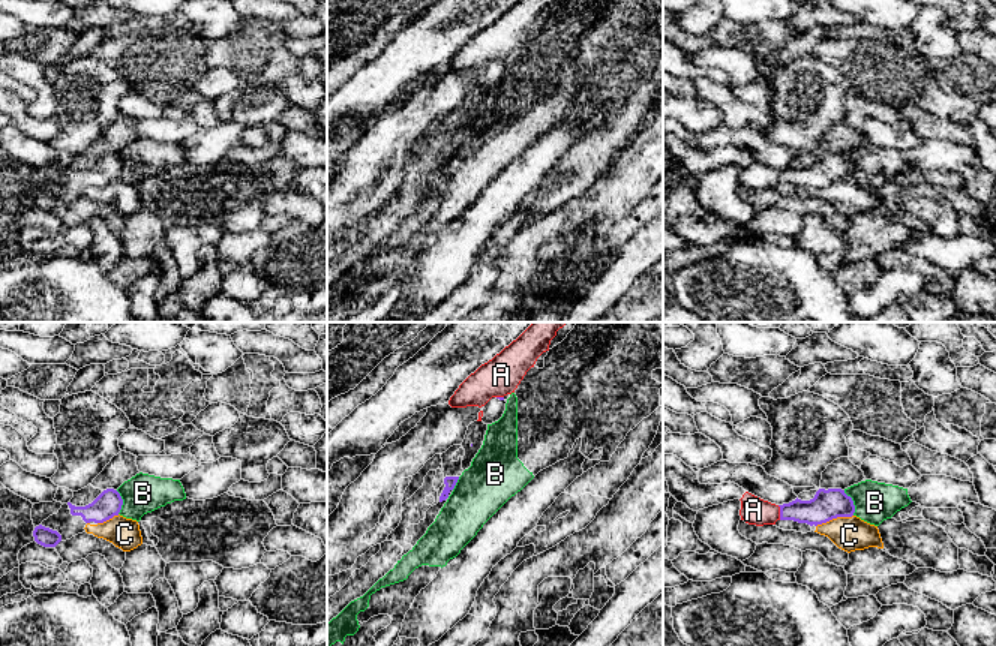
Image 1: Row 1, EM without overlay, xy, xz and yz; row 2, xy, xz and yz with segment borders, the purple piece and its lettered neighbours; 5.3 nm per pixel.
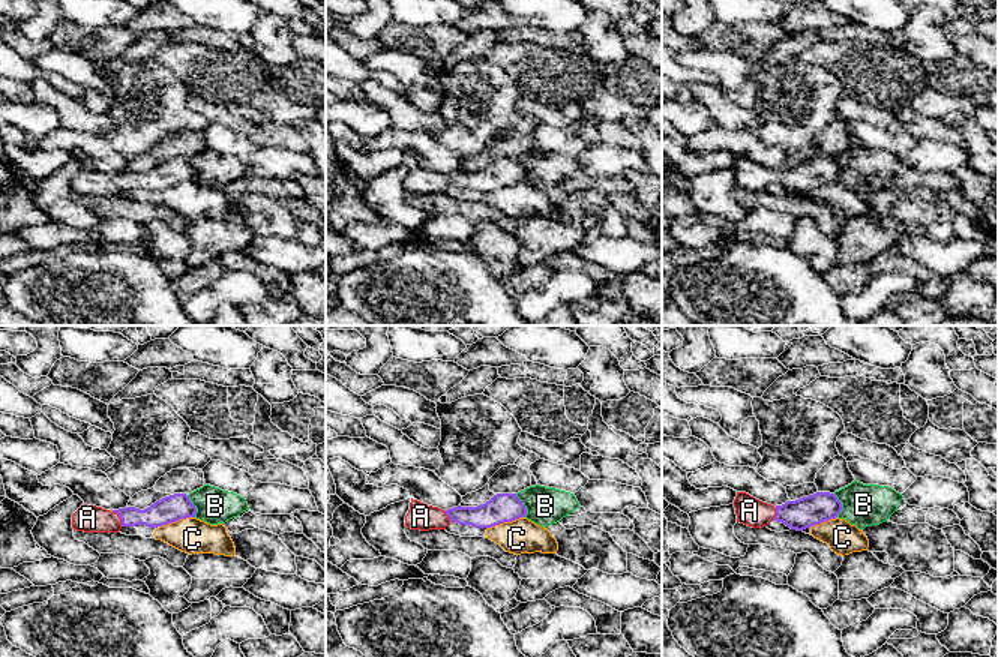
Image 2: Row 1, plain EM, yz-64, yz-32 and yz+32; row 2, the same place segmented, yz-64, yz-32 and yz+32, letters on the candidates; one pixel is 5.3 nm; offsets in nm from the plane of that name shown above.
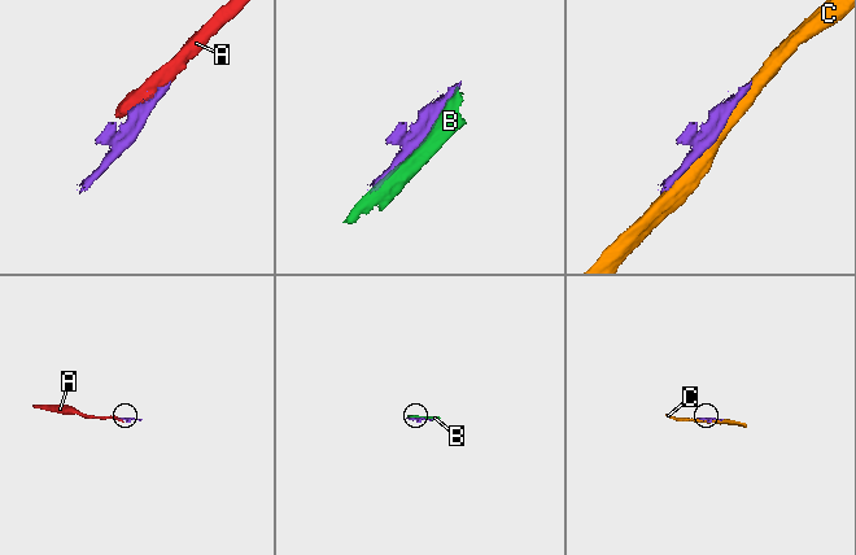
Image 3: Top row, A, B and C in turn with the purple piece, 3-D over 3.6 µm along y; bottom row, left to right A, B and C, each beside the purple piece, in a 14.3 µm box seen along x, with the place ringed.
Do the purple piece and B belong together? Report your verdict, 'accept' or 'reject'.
reject

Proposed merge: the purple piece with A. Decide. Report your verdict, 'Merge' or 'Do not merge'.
Merge

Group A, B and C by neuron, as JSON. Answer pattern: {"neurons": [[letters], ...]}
{"neurons": [["A"], ["B"], ["C"]]}

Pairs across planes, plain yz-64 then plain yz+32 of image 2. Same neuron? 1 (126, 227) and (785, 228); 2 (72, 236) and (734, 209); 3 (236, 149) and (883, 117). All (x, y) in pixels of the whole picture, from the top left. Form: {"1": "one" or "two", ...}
{"1": "one", "2": "two", "3": "two"}

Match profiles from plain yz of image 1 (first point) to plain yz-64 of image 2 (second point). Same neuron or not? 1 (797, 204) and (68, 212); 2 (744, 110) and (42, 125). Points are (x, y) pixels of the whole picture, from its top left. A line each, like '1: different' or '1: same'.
1: different
2: different

